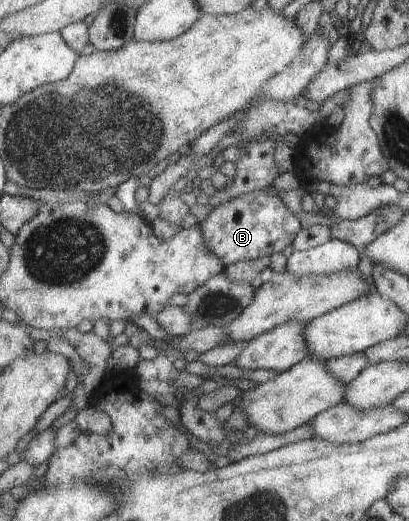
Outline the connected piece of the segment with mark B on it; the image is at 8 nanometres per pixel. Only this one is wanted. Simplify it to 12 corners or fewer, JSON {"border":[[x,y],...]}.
{"border":[[273,187],[200,222],[224,267],[284,251],[302,229]]}

